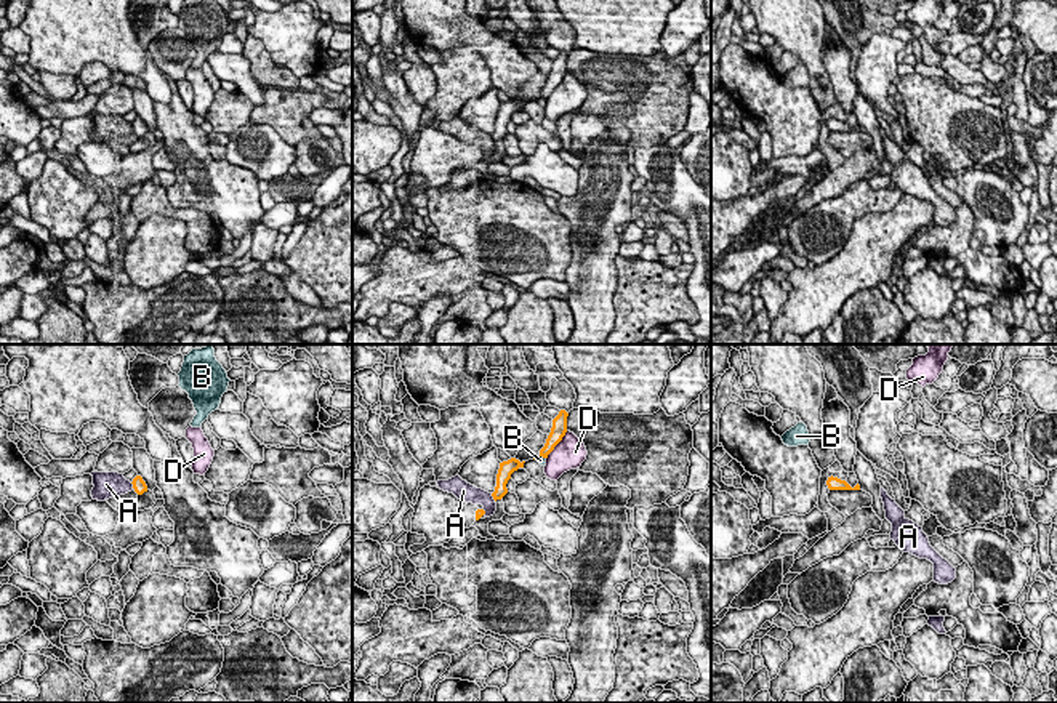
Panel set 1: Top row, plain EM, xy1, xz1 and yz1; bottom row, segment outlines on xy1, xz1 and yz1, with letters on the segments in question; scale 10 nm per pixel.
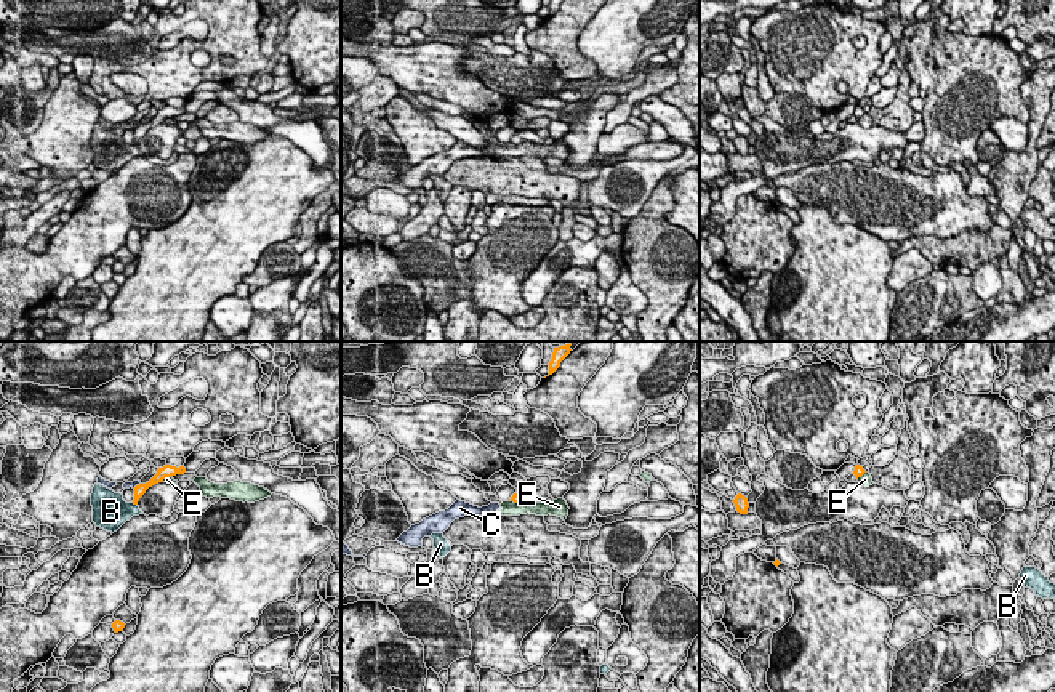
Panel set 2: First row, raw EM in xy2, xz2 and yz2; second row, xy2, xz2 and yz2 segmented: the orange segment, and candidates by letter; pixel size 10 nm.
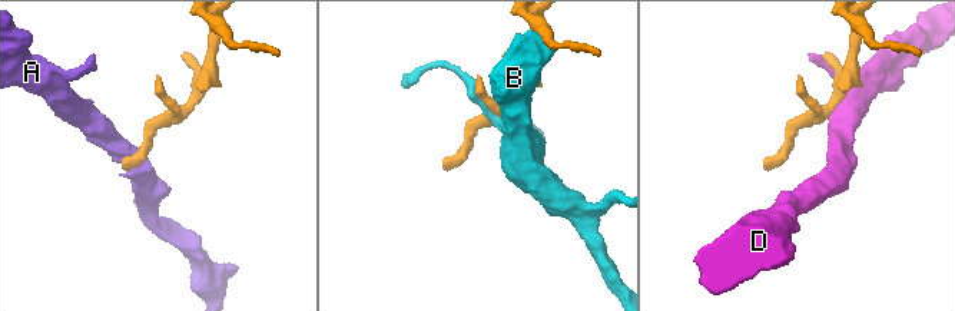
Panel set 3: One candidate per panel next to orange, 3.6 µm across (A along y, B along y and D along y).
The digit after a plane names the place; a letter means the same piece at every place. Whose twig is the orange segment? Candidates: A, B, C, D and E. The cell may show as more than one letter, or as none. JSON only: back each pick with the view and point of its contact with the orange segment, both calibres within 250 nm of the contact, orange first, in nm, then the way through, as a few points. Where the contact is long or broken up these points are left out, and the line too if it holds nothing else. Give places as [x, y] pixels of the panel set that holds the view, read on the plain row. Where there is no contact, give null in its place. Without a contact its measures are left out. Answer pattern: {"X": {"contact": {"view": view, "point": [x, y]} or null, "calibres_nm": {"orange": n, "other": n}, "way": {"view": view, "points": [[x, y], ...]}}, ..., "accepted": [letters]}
{"accepted": []}

